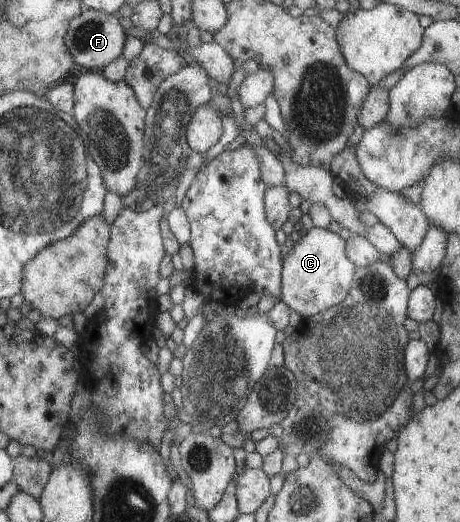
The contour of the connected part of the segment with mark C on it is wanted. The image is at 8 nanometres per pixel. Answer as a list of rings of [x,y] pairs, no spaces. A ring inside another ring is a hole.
[[[313,226],[283,254],[282,298],[301,318],[322,312],[346,298],[356,266],[346,256],[346,241],[336,233]]]

